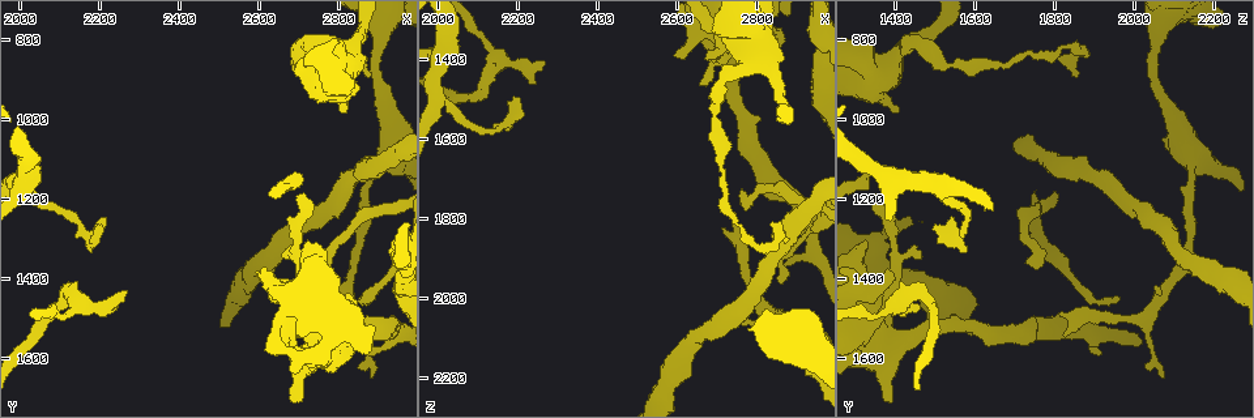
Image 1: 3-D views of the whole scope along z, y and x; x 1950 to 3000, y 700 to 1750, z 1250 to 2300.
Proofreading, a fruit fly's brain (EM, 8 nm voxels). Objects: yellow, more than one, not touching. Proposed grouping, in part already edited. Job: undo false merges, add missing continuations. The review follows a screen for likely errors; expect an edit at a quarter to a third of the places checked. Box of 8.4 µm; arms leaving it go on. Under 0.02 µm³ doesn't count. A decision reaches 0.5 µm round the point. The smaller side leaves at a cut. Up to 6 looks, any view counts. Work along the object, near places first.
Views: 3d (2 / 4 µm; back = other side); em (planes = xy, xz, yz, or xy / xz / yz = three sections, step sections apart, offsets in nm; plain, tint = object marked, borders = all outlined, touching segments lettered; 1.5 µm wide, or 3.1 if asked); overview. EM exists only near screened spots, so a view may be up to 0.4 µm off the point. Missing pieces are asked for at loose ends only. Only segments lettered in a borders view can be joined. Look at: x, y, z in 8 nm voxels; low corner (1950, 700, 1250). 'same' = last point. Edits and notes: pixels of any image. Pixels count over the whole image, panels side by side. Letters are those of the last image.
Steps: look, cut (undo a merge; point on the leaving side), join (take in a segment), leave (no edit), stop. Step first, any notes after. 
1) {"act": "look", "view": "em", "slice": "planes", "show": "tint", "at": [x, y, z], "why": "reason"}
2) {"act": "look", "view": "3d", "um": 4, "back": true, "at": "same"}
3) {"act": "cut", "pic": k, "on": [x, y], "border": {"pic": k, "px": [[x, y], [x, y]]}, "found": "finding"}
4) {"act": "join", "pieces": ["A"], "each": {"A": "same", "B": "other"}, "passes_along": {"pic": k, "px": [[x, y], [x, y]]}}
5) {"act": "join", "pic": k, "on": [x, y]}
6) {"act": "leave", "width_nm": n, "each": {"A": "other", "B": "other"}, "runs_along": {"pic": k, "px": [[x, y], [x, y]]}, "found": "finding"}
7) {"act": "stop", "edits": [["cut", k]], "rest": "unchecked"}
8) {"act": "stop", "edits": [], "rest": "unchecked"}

{"act": "look", "view": "3d", "um": 4, "at": [2695, 1300, 1395], "why": "narrows sharply"}

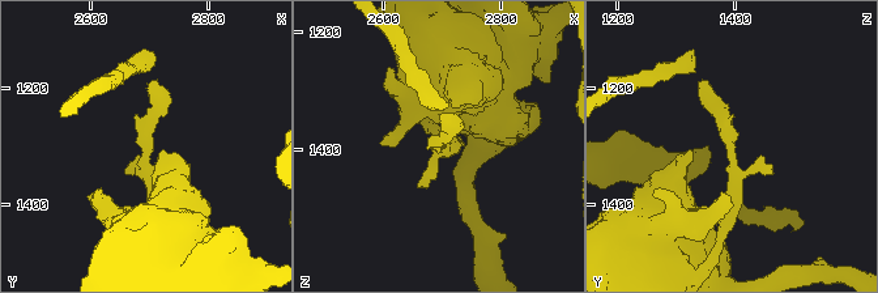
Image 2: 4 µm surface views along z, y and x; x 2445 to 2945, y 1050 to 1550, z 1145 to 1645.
{"act": "look", "view": "em", "slice": "planes", "show": "plain", "at": [2695, 1305, 1395]}

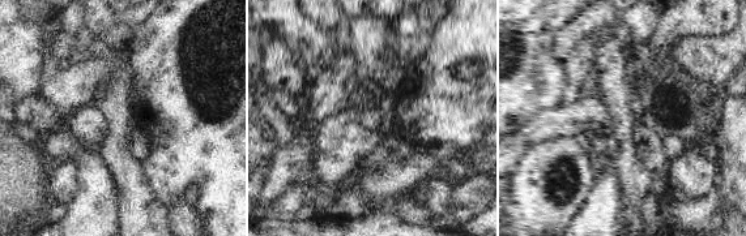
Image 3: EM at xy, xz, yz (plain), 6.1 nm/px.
{"act": "look", "view": "em", "slice": "planes", "show": "borders", "at": "same", "why": "see the neighbours"}

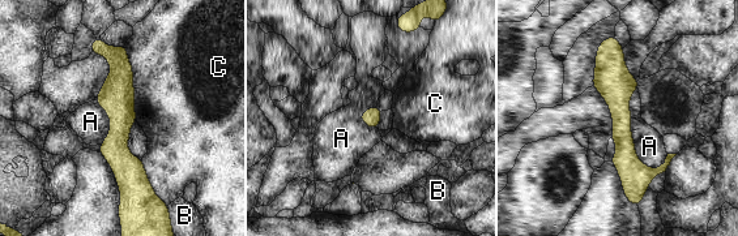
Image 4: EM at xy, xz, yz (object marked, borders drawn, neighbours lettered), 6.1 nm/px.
{"act": "leave", "each": {"A": "other", "B": "other", "C": "other"}, "found": "continuous, no second neuron"}

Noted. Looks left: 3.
{"act": "look", "view": "em", "slice": "planes", "show": "borders", "at": [2885, 885, 1850], "why": "branch stops here"}

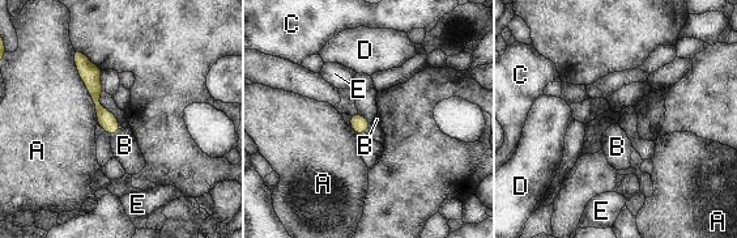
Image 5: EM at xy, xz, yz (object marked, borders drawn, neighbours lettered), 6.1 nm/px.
{"act": "leave", "each": {"A": "other", "B": "other", "C": "other", "D": "other", "E": "other"}, "runs_along": {"pic": 5, "px": [[79, 59], [115, 128]]}, "found": "no lettered segment goes on from it"}

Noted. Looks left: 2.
{"act": "stop", "edits": [], "rest": "unchecked"}

